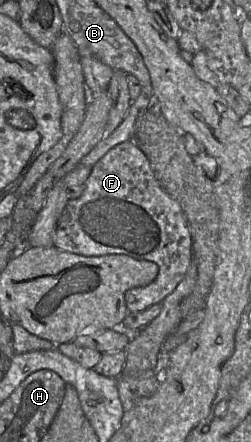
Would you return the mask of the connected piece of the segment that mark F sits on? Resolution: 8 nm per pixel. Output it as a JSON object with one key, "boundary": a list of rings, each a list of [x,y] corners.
{"boundary":[[[132,141],[122,142],[112,149],[110,149],[92,168],[87,181],[84,184],[84,190],[80,197],[76,199],[71,199],[67,202],[56,227],[56,233],[54,238],[54,247],[59,250],[67,251],[70,253],[83,255],[83,256],[103,256],[109,254],[120,254],[127,255],[137,260],[148,260],[155,262],[159,267],[159,273],[157,278],[147,286],[144,287],[134,287],[129,289],[125,293],[125,301],[128,312],[140,312],[150,306],[161,303],[164,299],[171,294],[179,283],[184,279],[190,265],[193,262],[193,244],[192,236],[190,233],[190,228],[188,226],[185,214],[180,206],[180,204],[173,199],[160,185],[157,180],[150,162],[143,151]]]}

